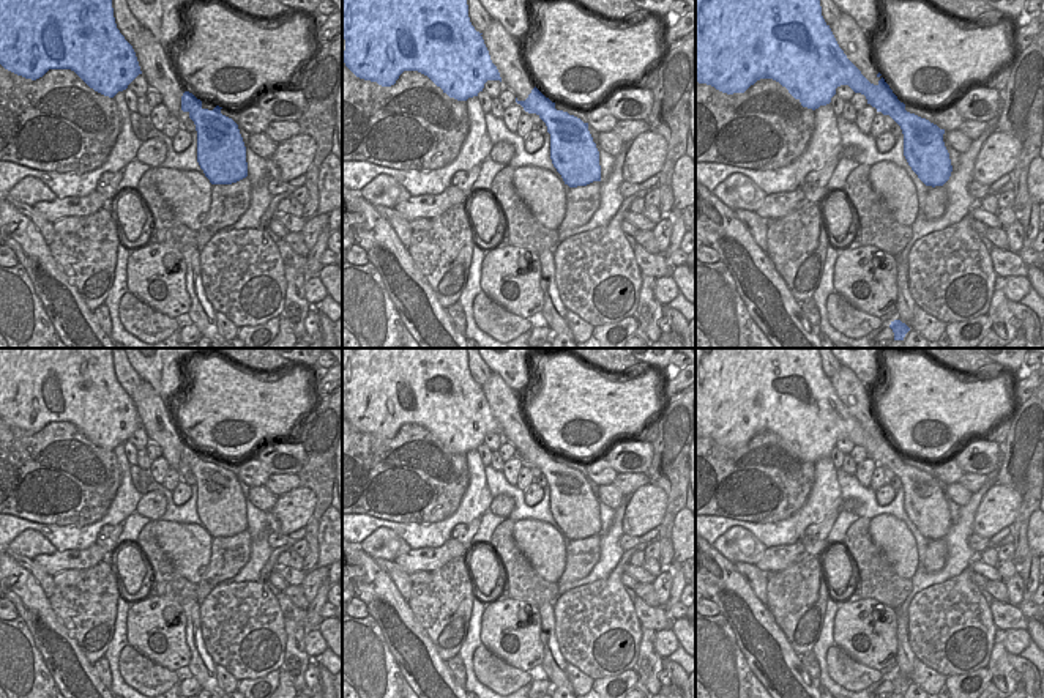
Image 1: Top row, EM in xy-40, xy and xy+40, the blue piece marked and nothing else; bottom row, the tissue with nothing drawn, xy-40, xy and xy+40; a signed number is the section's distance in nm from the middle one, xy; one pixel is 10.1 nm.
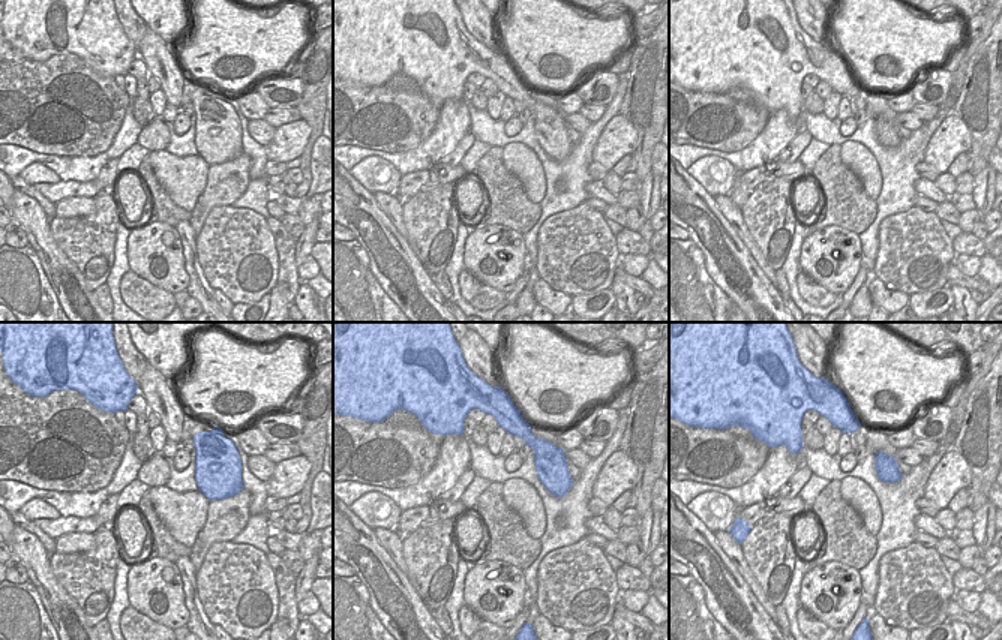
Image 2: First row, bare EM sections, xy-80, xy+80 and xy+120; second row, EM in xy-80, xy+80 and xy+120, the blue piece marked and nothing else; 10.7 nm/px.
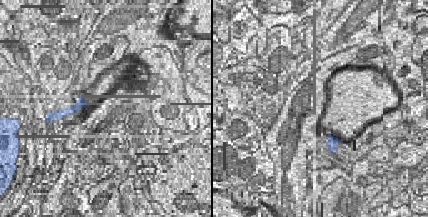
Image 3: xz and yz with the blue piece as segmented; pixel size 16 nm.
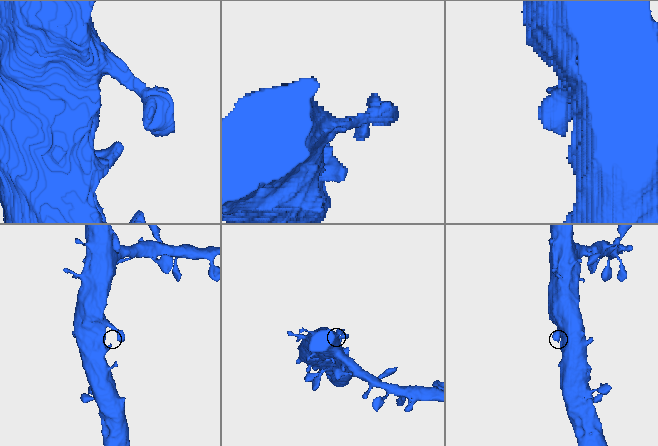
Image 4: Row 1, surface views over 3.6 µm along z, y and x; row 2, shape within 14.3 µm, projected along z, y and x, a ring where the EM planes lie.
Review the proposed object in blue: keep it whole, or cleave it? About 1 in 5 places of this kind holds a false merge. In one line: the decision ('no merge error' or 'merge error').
no merge error

